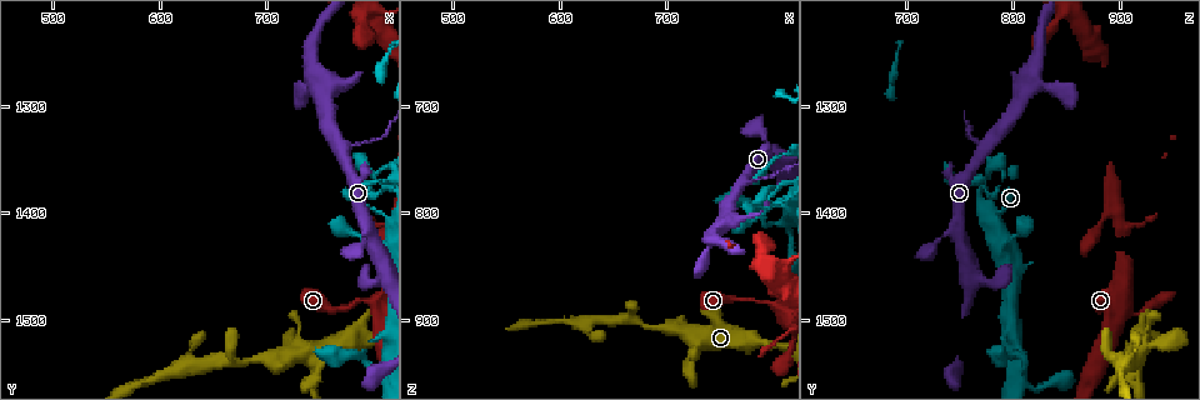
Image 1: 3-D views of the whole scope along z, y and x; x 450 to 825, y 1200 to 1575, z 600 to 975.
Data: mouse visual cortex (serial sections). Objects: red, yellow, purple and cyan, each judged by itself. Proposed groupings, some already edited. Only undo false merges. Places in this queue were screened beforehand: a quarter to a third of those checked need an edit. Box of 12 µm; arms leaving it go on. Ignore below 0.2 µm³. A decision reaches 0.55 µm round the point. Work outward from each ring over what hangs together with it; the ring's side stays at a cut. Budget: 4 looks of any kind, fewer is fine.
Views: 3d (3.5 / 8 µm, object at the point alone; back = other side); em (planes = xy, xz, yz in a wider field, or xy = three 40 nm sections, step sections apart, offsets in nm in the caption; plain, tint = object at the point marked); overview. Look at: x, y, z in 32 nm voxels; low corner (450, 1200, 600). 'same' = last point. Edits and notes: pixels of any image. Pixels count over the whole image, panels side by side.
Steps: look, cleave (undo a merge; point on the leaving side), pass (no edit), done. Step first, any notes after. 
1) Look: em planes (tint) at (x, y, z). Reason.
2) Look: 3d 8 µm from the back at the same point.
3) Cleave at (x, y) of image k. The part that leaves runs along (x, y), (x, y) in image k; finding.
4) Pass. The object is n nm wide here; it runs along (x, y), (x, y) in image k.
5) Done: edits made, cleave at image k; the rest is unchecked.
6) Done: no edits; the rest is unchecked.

Look: 3d 3.5 µm at (708, 1536, 908). Sudden change in width.

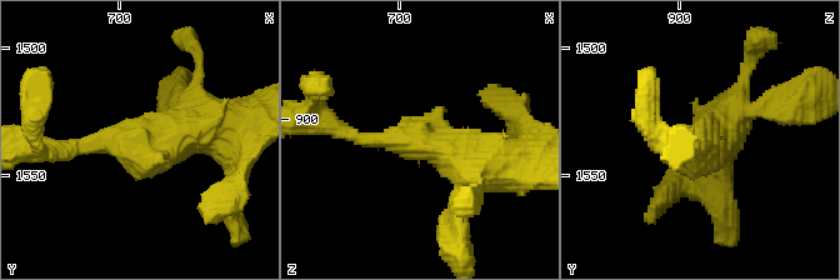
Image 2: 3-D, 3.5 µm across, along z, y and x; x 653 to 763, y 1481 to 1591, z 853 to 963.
Pass. It runs along (494, 171), (425, 143), (341, 130) in image 2; all the same cell.

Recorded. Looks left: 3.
Look: 3d 8 µm at (804, 1548, 808). Abrupt turn.

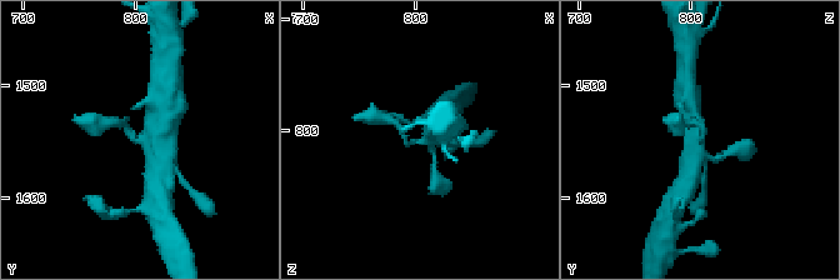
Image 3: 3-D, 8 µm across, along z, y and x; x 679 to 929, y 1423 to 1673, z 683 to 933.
Look: 3d 3.5 µm at (802, 1550, 810). Closer look.

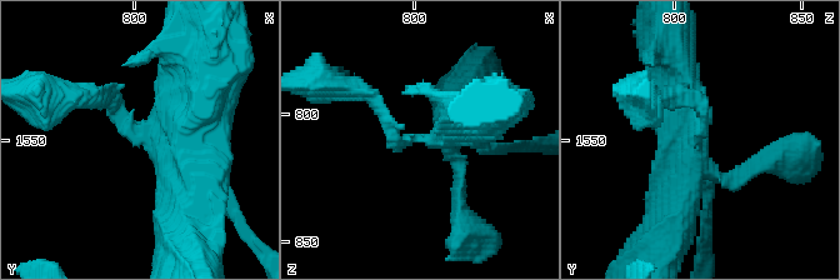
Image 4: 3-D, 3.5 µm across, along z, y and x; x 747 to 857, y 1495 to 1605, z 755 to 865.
Look: em xy step 3 (tint) at (803, 1550, 810). Shape alone is not enough.

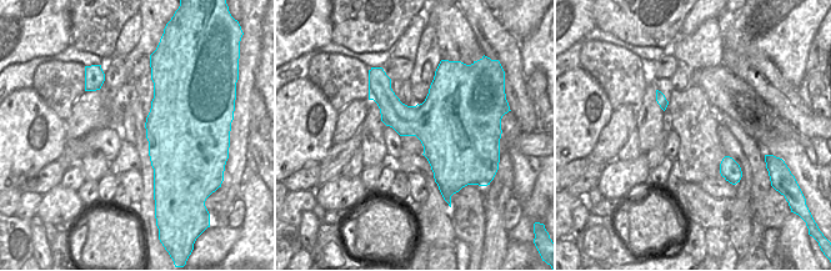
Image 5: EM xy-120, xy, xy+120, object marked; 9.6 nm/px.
Pass. It runs along (476, 119), (396, 144), (384, 113) in image 4; continuous, no second cell.

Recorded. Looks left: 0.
Done: no edits; the rest is unchecked.

